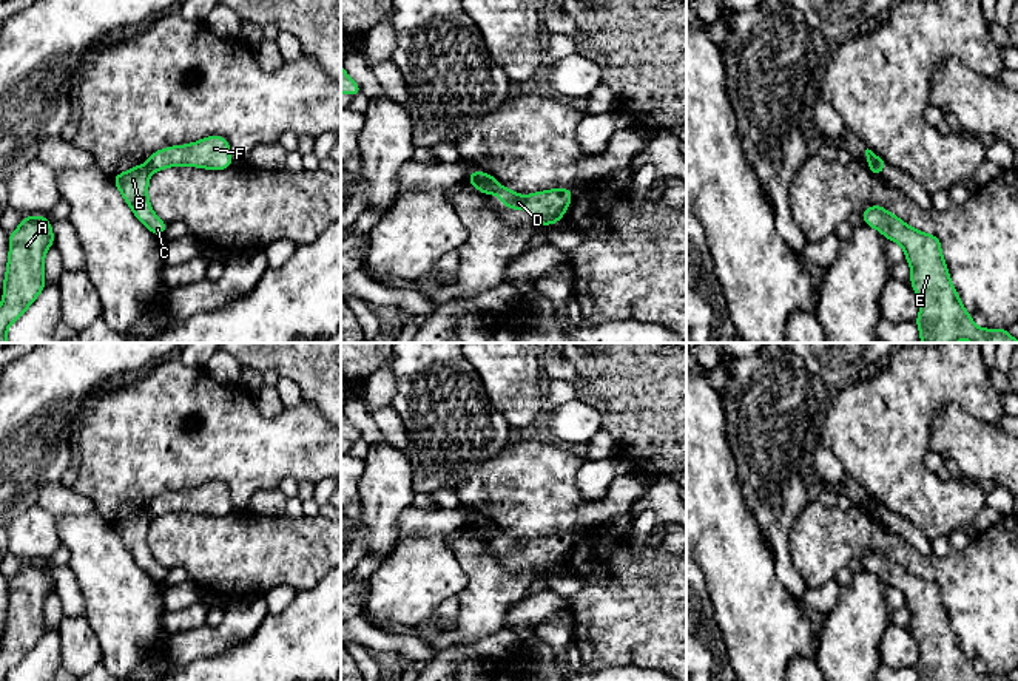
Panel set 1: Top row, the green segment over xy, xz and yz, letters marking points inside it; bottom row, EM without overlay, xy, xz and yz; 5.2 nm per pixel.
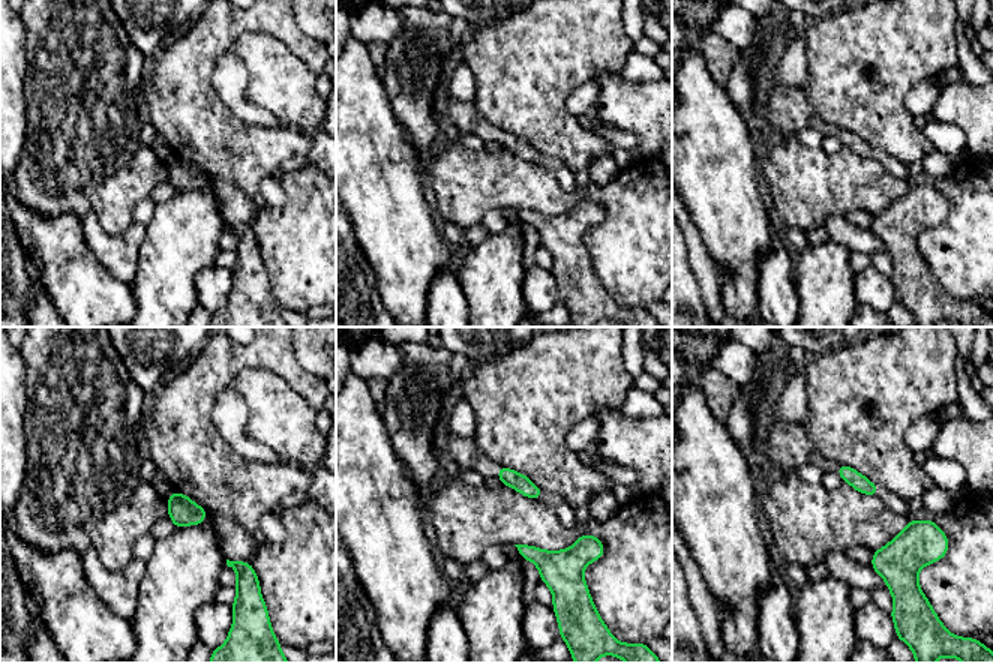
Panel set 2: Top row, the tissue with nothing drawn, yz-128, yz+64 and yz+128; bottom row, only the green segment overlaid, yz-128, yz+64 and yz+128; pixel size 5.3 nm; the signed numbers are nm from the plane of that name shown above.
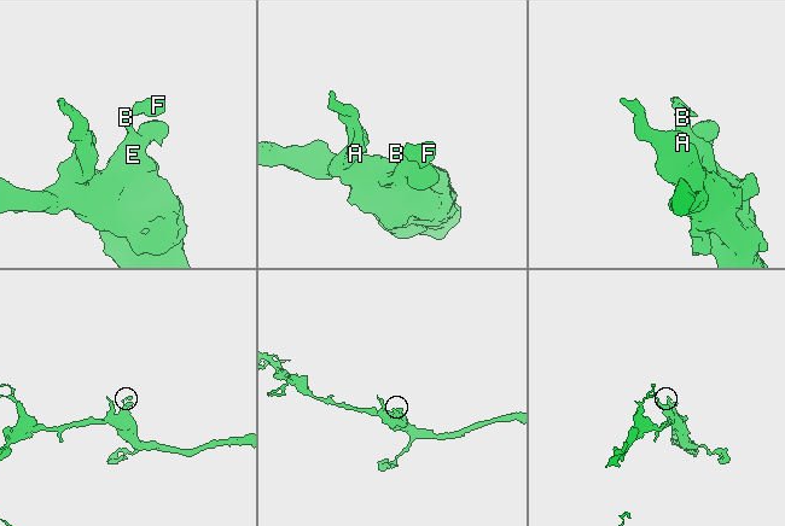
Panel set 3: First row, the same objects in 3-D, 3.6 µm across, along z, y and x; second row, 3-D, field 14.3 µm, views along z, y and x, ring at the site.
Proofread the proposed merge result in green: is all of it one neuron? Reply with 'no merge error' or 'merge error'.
merge error

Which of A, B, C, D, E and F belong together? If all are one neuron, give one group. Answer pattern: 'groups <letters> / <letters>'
groups A B C E / D F

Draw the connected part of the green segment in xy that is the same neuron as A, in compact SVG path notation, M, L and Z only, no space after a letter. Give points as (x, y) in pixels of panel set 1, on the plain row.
M25 562L9 579L9 602L0 650L0 681L17 667L45 635L43 605L54 579L46 562Z

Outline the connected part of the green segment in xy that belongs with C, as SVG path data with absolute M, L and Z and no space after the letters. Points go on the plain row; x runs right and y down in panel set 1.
M147 510L113 522L120 540L131 553L134 562L154 581L162 584L167 568L156 562L148 547L148 527L151 517Z

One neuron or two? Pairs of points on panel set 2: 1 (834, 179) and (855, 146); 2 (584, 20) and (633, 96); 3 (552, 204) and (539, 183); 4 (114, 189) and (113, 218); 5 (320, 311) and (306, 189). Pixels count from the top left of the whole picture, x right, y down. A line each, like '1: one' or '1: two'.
1: two
2: two
3: one
4: one
5: two

